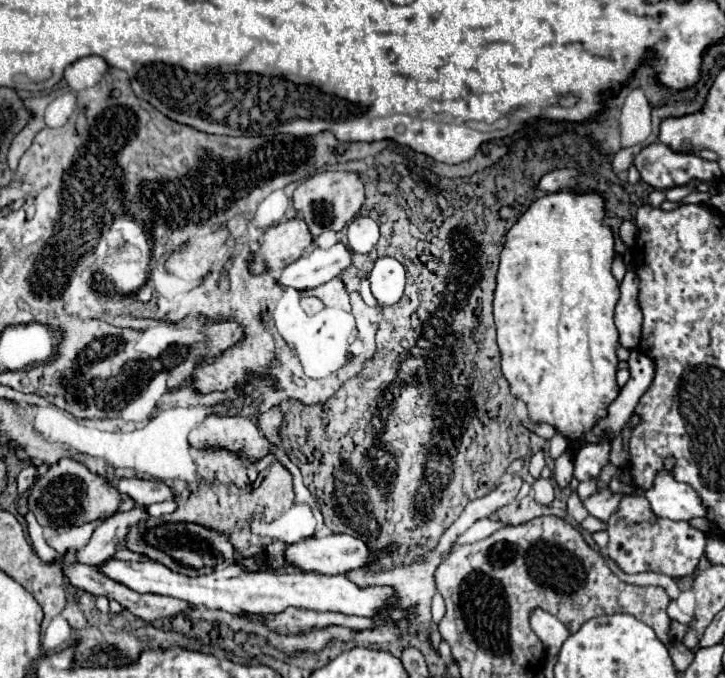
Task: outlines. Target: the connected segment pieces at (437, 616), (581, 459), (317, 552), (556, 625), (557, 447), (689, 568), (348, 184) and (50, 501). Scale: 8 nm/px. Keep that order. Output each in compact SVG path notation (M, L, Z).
M437 594L437 596L433 598L431 612L433 612L433 622L435 622L435 624L439 624L439 622L443 620L443 616L445 616L445 602L443 602L441 594Z
M603 440L599 444L585 444L575 452L575 478L587 480L591 476L597 476L601 468L609 462L609 450L611 442Z
M331 534L325 538L311 538L311 540L301 540L297 544L289 544L285 548L285 560L287 566L299 568L303 572L319 572L319 574L345 574L349 570L355 570L371 560L369 548L365 546L363 540L347 536L347 534Z
M535 610L531 614L531 628L541 638L547 652L553 656L559 654L563 640L567 640L567 636L571 636L571 632L567 630L565 624L561 624L555 616L551 616L549 612L543 612L543 610Z
M555 434L553 438L551 438L551 446L549 446L549 456L551 458L559 458L565 450L567 450L567 444L569 440L567 440L567 436L563 436L563 434Z
M623 498L619 510L607 520L609 546L607 554L619 564L627 574L635 572L663 572L671 578L687 576L695 570L699 558L703 556L707 536L691 528L687 522L673 522L653 516L649 502L645 498Z
M319 172L303 180L293 192L293 208L309 226L313 238L319 238L323 230L341 232L359 214L365 202L363 182L355 172Z
M61 458L29 490L27 506L29 506L29 510L35 512L41 526L57 528L57 526L63 526L63 524L83 524L83 522L89 522L89 520L101 518L101 516L109 518L117 512L117 506L123 498L125 496L121 496L111 482L91 474L77 460Z

